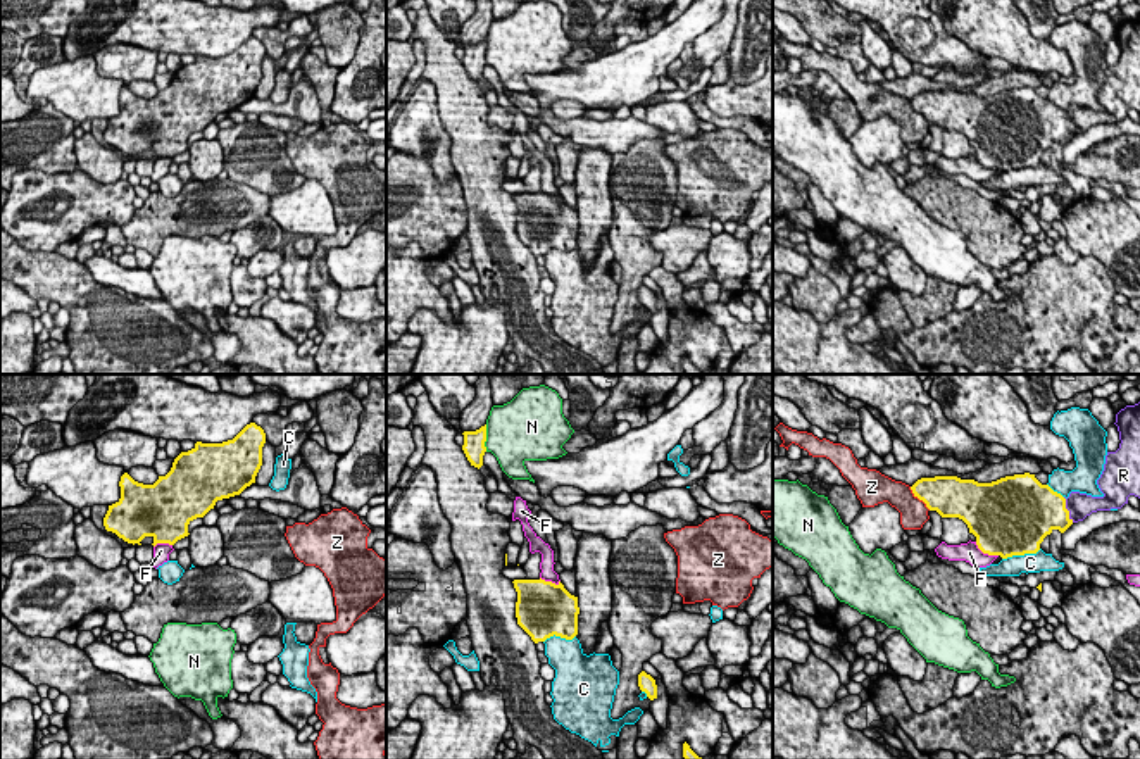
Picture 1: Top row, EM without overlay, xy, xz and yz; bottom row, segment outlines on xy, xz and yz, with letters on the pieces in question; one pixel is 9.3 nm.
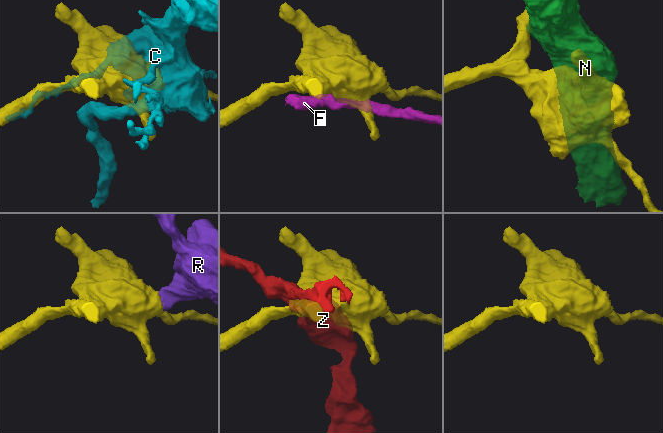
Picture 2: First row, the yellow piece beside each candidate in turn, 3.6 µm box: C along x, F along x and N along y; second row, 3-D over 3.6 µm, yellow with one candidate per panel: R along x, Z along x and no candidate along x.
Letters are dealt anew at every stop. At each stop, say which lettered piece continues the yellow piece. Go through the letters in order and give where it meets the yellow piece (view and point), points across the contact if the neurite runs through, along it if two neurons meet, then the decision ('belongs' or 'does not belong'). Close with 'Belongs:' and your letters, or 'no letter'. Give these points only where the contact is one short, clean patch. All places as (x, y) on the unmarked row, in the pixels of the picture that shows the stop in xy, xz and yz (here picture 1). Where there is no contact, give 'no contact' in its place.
C: meets yellow in yz at (1021, 168); does not belong
F: meets yellow in yz at (985, 166); does not belong
N: meets yellow in xz at (485, 52); does not belong
R: meets yellow in yz at (1066, 123); runs through yz (1040, 123), (1066, 123), (1080, 119); belongs
Z: meets yellow in yz at (920, 112); does not belong
Belongs: R

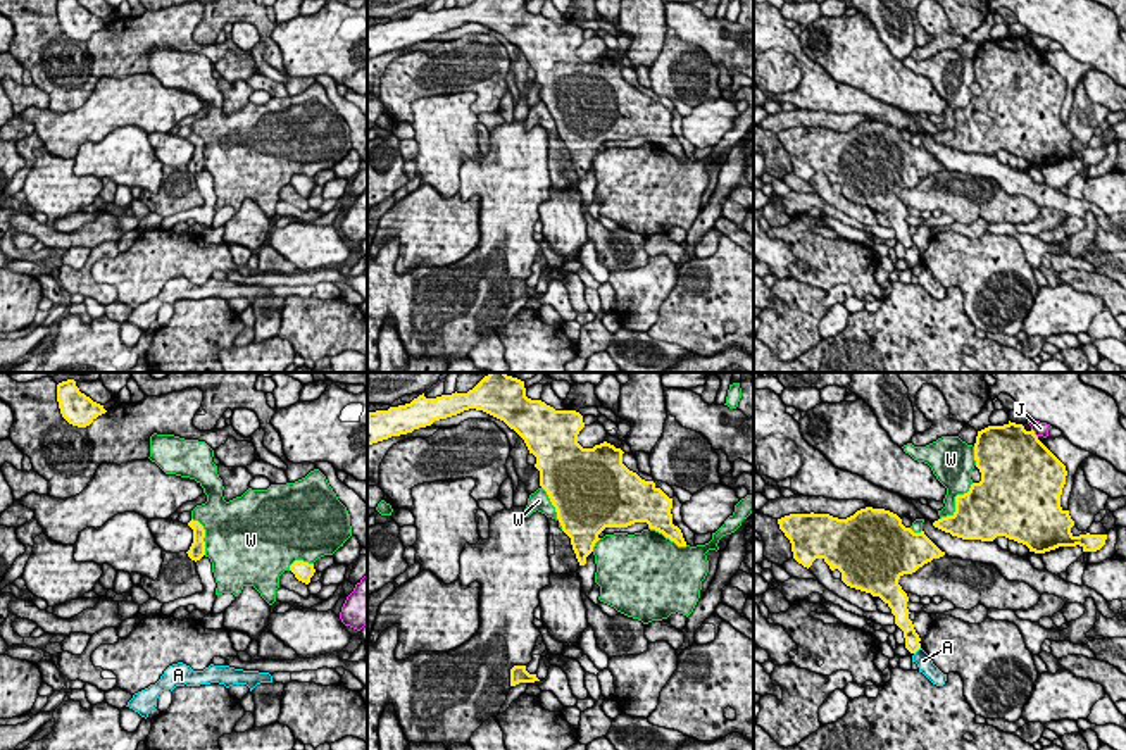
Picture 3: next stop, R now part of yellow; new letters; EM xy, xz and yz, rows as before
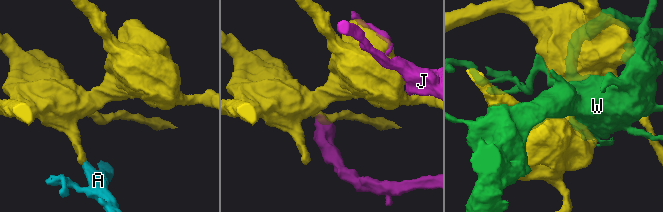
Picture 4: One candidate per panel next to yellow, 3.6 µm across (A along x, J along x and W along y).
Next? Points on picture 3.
A: meets yellow in yz at (918, 262); border along yz (919, 261), (914, 268); does not belong
J: meets yellow in yz at (1033, 47); does not belong
W: meets yellow in yz at (956, 116); does not belong
Belongs: no letter

